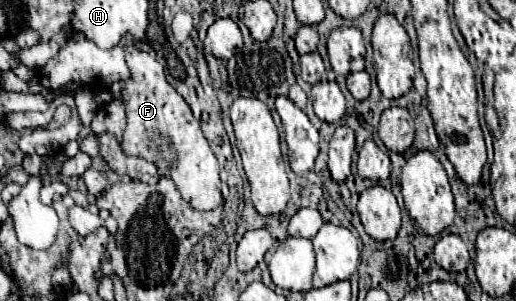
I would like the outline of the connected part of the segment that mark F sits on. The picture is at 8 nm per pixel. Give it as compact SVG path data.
M127 33L121 40L125 48L125 60L131 70L131 76L113 86L115 98L121 98L125 104L127 128L123 134L123 150L129 156L143 156L153 162L161 176L169 174L177 184L181 196L195 210L213 210L221 206L221 180L219 180L219 162L205 140L199 122L195 120L187 102L179 92L165 80L163 66L147 52L137 50L132 36Z

